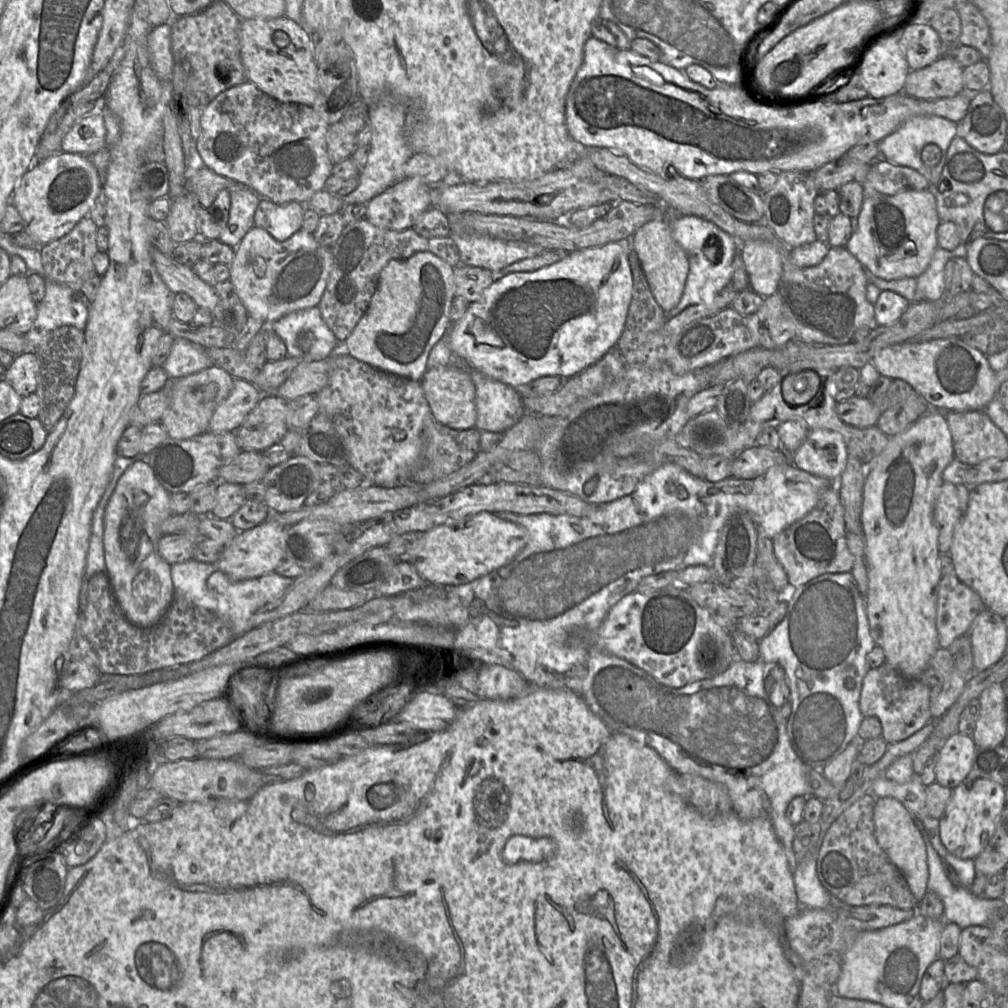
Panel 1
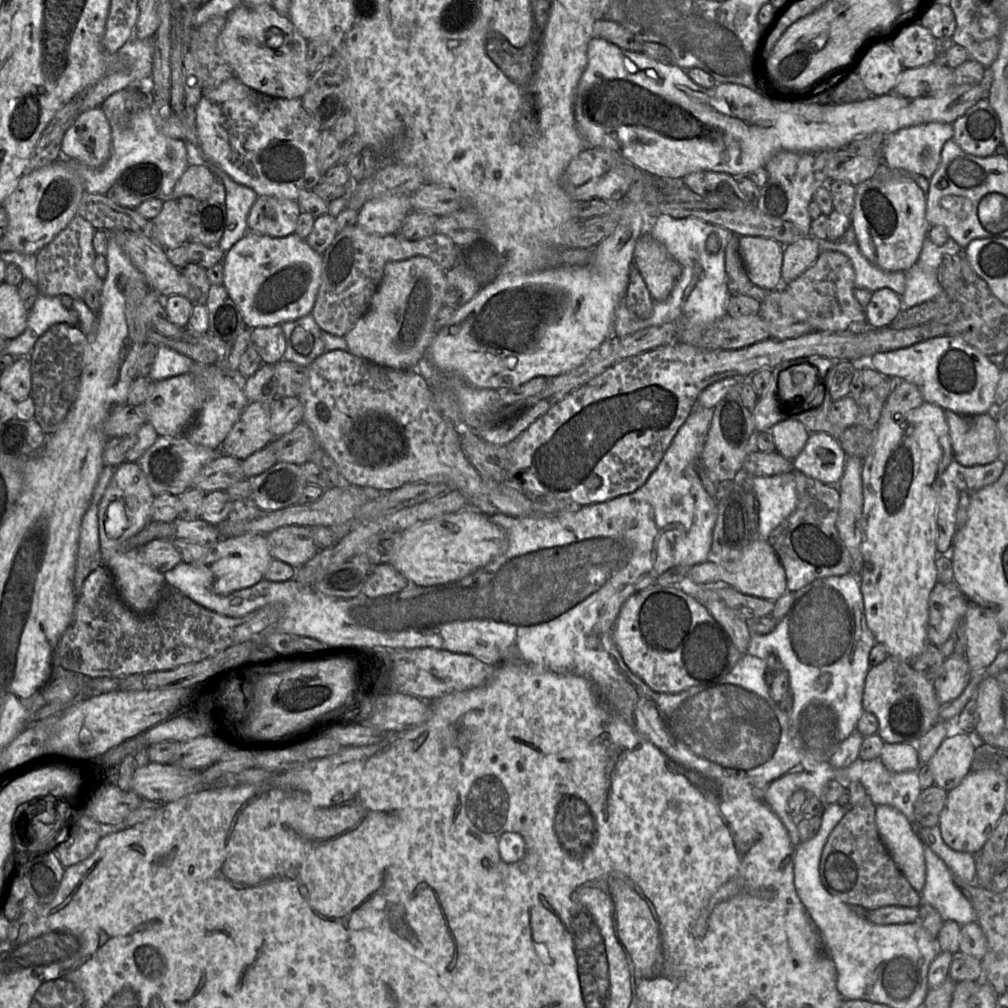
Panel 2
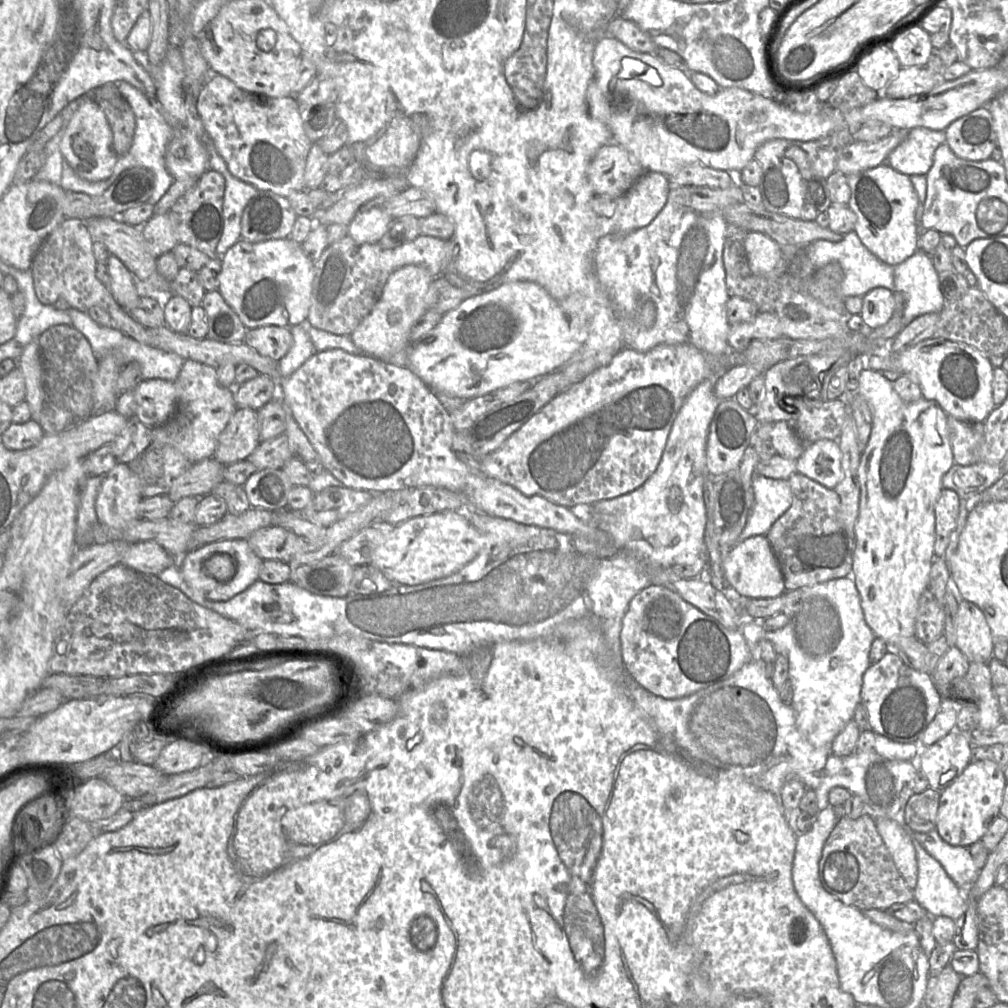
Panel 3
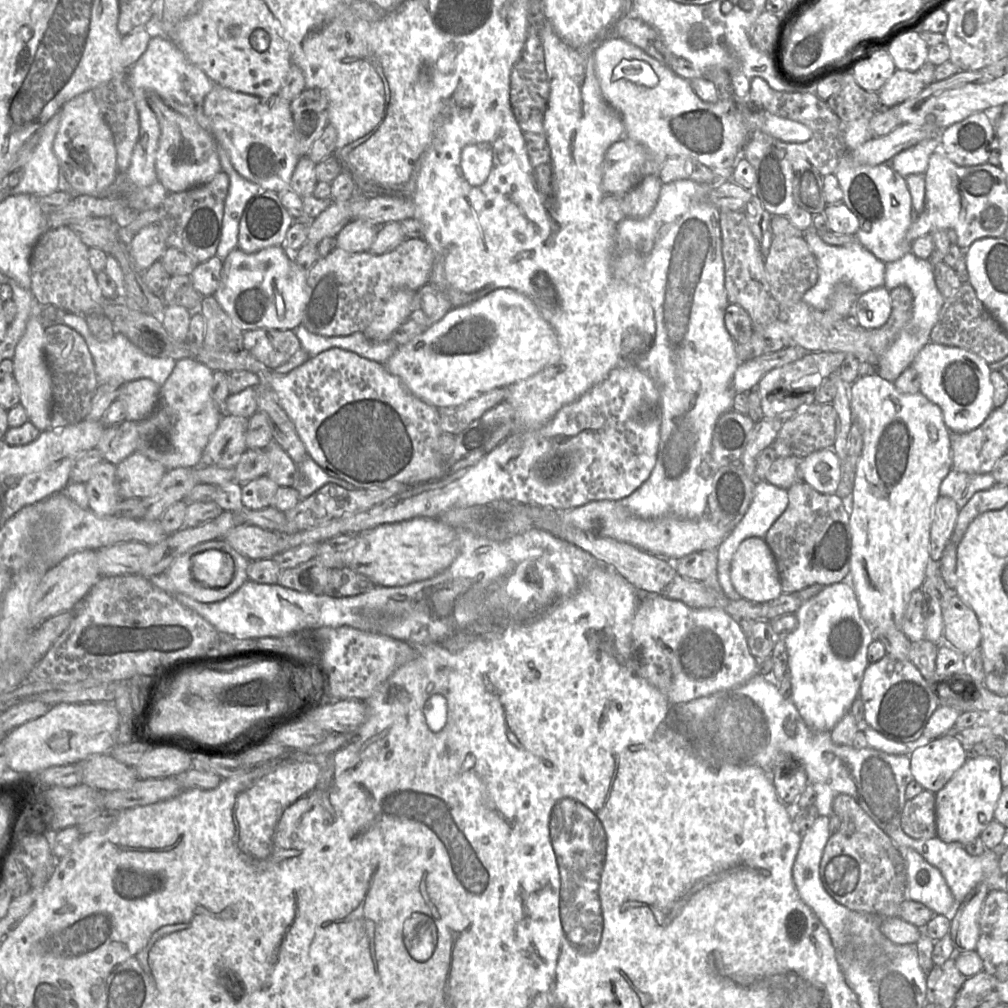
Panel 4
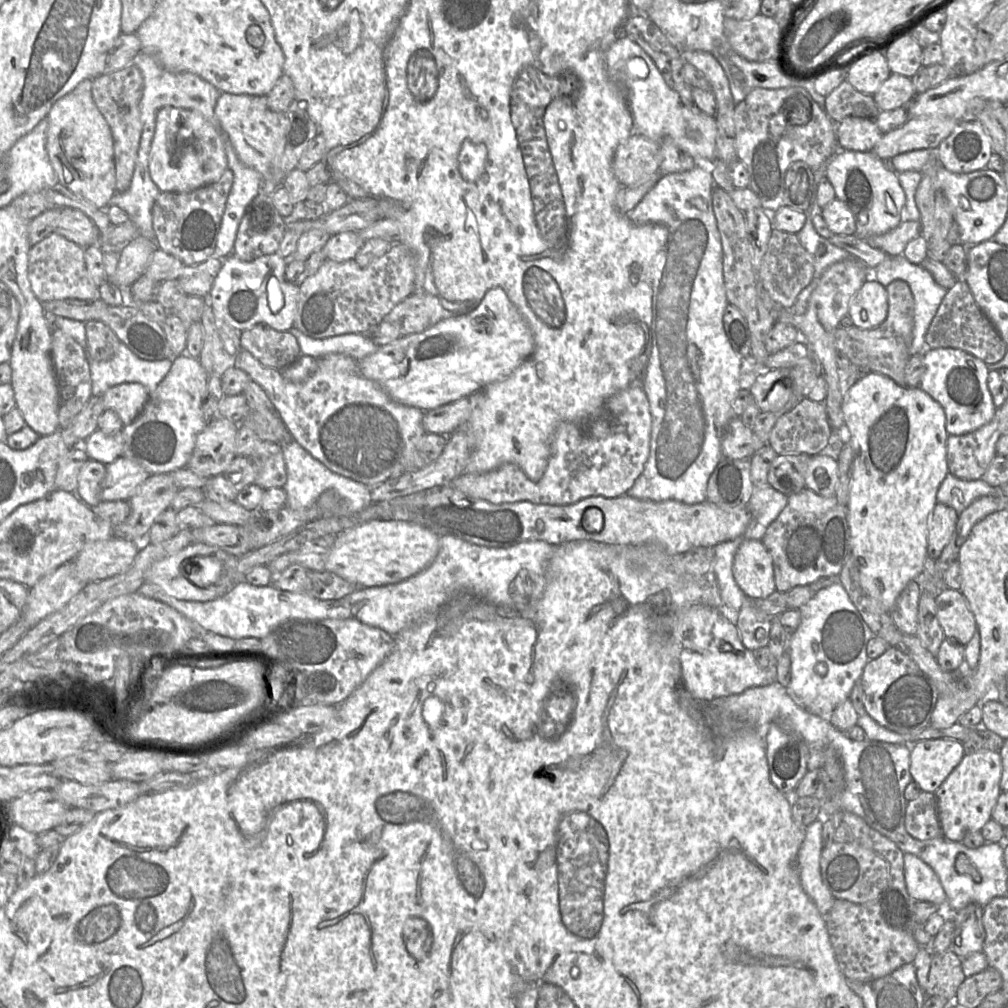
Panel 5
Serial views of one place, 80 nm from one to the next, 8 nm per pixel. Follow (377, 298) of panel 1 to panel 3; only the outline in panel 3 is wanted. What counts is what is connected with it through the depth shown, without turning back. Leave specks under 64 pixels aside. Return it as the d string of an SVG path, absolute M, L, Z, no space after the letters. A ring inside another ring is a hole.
M418 265L403 266L390 275L377 303L350 335L364 352L362 355L389 362L396 353L410 347L411 328L428 311L426 296L433 280L432 274Z

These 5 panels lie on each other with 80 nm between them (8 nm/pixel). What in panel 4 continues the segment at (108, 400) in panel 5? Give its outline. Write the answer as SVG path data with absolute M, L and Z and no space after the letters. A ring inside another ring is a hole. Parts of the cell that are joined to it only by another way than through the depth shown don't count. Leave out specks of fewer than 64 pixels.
M139 379L124 384L119 390L117 400L120 400L126 409L126 421L141 422L155 410L160 394L160 387L150 379Z

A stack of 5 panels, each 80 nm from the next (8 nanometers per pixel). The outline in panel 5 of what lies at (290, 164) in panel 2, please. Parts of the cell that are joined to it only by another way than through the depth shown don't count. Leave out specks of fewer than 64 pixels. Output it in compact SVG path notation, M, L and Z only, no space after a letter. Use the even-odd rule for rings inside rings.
M222 92L216 102L215 115L242 163L263 175L282 152L287 130L285 113L274 112L267 105L267 97Z

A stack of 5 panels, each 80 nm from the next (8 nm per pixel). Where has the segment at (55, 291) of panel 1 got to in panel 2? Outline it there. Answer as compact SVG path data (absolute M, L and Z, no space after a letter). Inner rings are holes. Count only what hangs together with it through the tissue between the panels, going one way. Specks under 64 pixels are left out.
M39 293L34 306L29 310L29 329L34 330L37 340L50 327L55 324L65 323L79 327L79 315L73 309L65 308L59 296L51 297Z

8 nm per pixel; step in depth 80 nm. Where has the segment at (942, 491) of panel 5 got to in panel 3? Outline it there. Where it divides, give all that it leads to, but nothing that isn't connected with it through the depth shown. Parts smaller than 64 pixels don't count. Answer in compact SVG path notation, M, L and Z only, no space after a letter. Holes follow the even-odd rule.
M978 462L973 465L953 463L942 478L942 487L954 490L961 499L972 503L984 490L995 484L1004 471L1002 465Z

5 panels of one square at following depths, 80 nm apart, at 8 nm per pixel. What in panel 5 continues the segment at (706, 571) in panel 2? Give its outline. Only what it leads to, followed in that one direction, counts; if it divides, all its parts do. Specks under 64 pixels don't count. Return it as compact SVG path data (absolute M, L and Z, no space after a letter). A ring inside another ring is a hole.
M760 540L742 542L734 557L733 576L750 601L765 599L776 591L772 557Z

